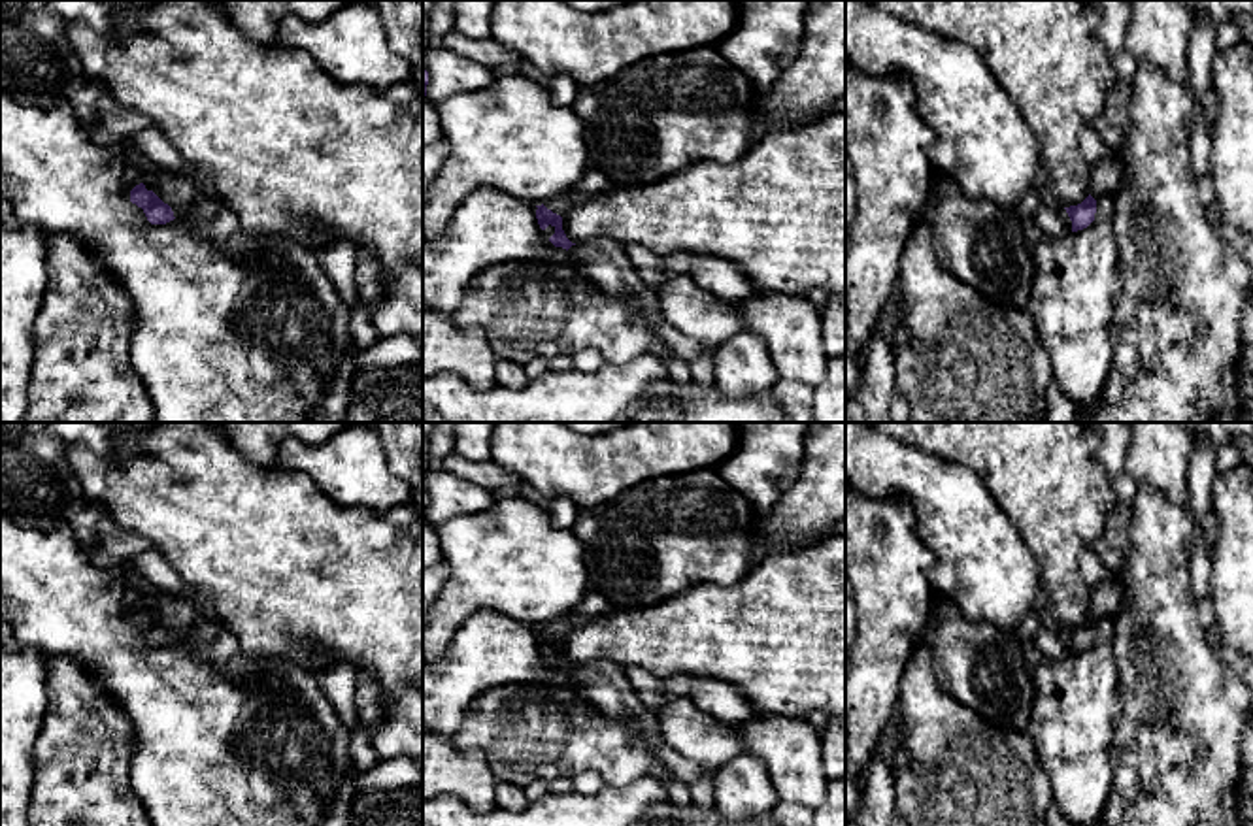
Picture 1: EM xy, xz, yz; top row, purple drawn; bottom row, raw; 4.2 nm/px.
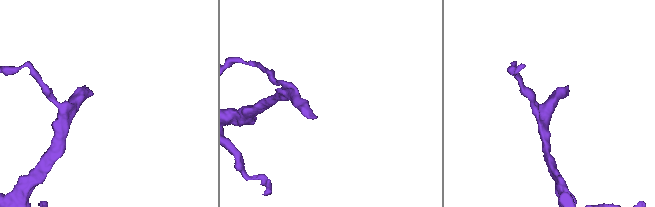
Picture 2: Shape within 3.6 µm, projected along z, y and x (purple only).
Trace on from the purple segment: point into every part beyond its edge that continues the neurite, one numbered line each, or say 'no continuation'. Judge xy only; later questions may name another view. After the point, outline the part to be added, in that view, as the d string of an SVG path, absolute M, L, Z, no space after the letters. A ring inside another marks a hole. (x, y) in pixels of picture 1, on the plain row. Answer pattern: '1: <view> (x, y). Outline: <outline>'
1: xy (176, 613). Outline: M175 596L159 598L153 607L153 615L172 632L185 630L187 626L196 624L202 619L191 600Z

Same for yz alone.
1: yz (1106, 598). Outline: M1117 579L1091 586L1089 617L1096 622L1102 617L1117 617L1123 603L1123 586Z

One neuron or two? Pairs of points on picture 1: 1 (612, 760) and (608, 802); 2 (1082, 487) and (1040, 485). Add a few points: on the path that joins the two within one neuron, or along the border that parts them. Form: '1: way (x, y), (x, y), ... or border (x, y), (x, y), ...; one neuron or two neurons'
1: border (653, 777), (606, 785); two neurons
2: way (1072, 487), (1050, 485); one neuron

